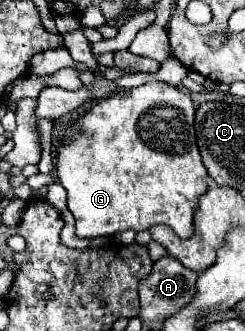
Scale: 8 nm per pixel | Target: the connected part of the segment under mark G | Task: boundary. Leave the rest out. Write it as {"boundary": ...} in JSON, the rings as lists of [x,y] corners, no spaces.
{"boundary":[[[165,81],[145,83],[145,85],[129,89],[129,91],[115,91],[111,97],[99,99],[85,115],[81,115],[77,119],[77,123],[73,125],[73,135],[61,139],[61,143],[57,147],[57,163],[55,163],[59,183],[67,191],[67,207],[69,207],[69,211],[73,213],[73,217],[77,221],[77,237],[101,237],[101,235],[121,233],[125,229],[145,231],[145,229],[149,229],[151,225],[157,225],[157,223],[169,225],[183,239],[187,239],[187,237],[193,235],[193,211],[197,207],[199,197],[209,187],[209,183],[207,183],[207,171],[203,167],[203,161],[201,161],[201,155],[199,155],[199,149],[197,149],[197,143],[195,143],[193,119],[195,119],[195,107],[193,107],[191,97],[187,93],[179,91],[177,87],[165,83]]]}

